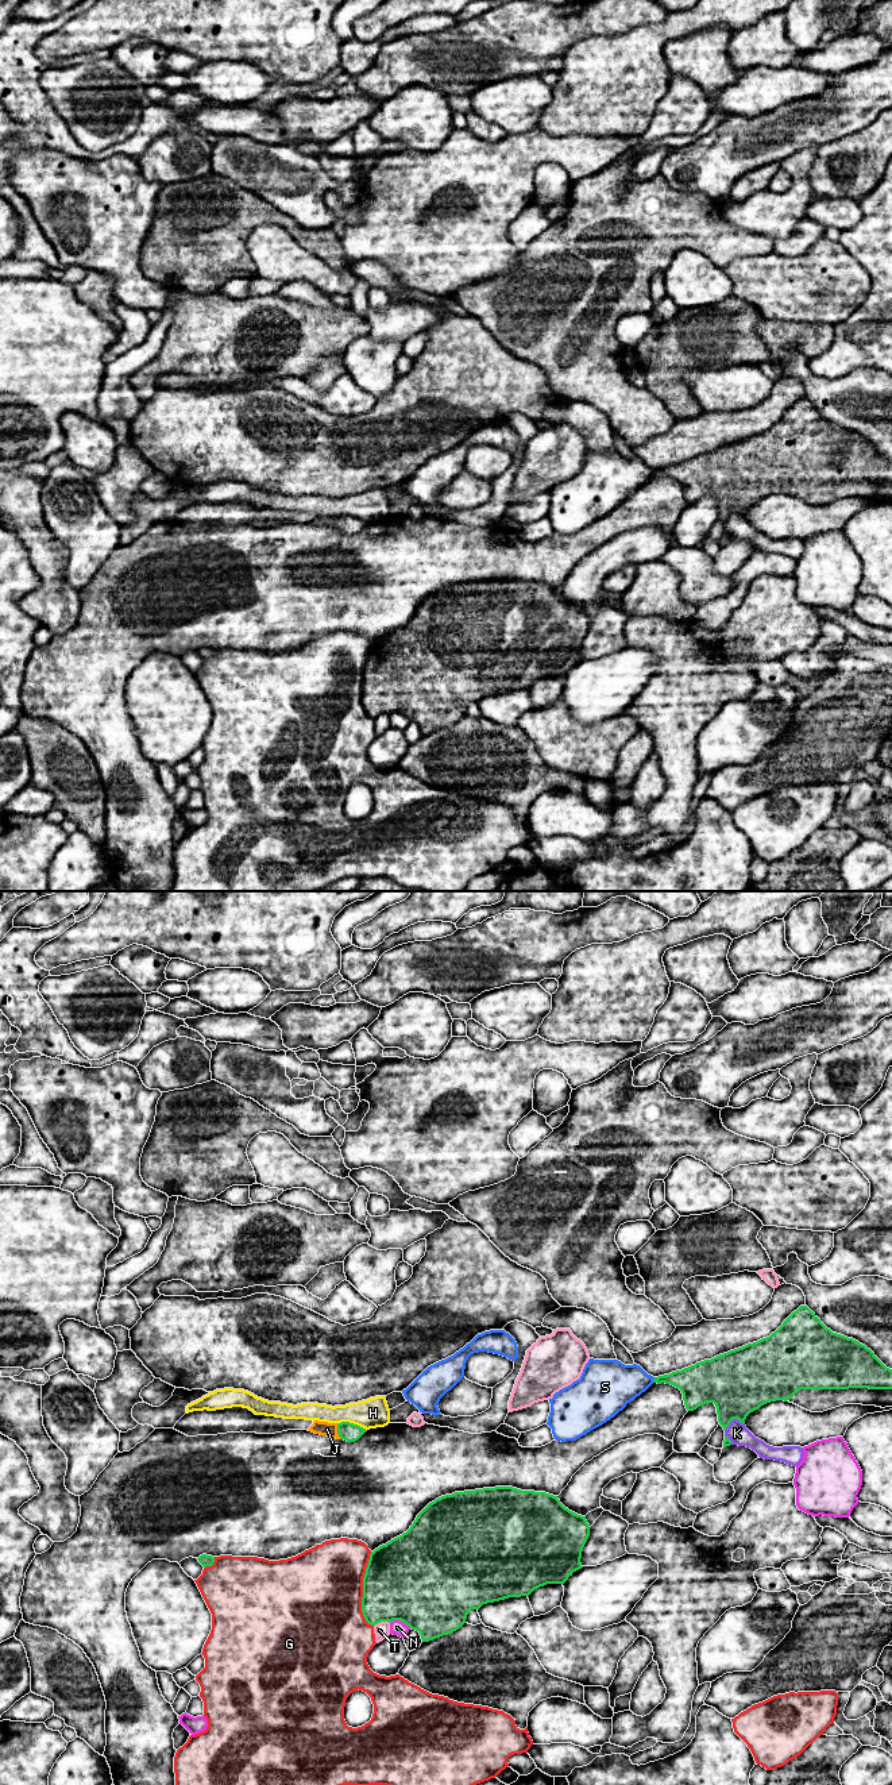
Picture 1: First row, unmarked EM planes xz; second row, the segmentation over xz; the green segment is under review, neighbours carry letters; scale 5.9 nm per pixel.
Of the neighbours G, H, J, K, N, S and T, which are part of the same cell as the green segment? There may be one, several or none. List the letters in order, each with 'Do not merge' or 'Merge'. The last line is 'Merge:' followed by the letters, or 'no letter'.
G: Do not merge
H: Do not merge
J: Do not merge
K: Do not merge
N: Do not merge
S: Do not merge
T: Do not merge
Merge: no letter

